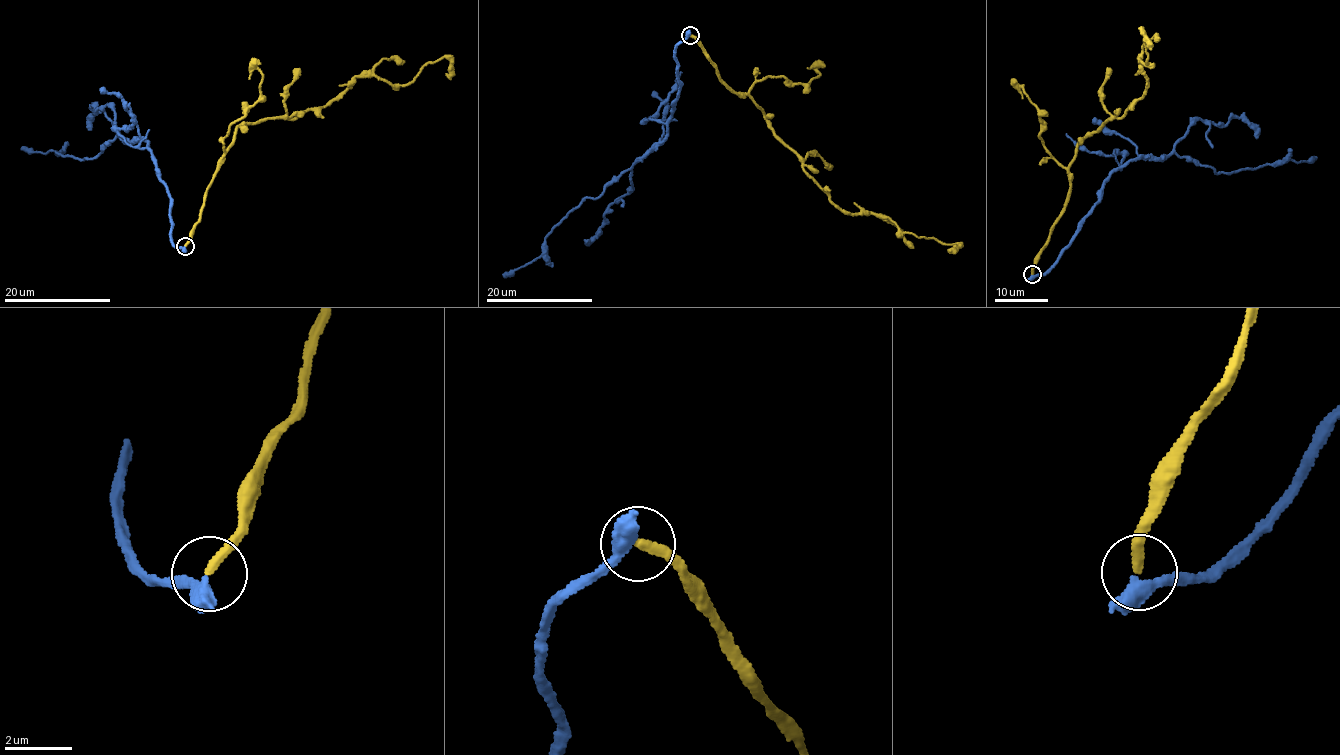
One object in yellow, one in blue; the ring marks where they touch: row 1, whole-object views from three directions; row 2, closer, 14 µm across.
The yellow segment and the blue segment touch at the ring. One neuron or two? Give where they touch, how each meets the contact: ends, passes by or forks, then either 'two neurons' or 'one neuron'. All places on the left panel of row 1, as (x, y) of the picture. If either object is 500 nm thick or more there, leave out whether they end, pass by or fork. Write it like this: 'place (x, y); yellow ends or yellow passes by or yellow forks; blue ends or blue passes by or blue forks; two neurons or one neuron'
place (185, 246); yellow ends; blue passes by; one neuron

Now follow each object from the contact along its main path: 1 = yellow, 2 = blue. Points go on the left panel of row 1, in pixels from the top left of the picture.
1: (185, 246), (239, 127), (322, 108), (355, 77), (406, 85), (444, 56), (449, 79)
2: (185, 246), (170, 238), (171, 199), (144, 139), (117, 135), (86, 159), (23, 147)

